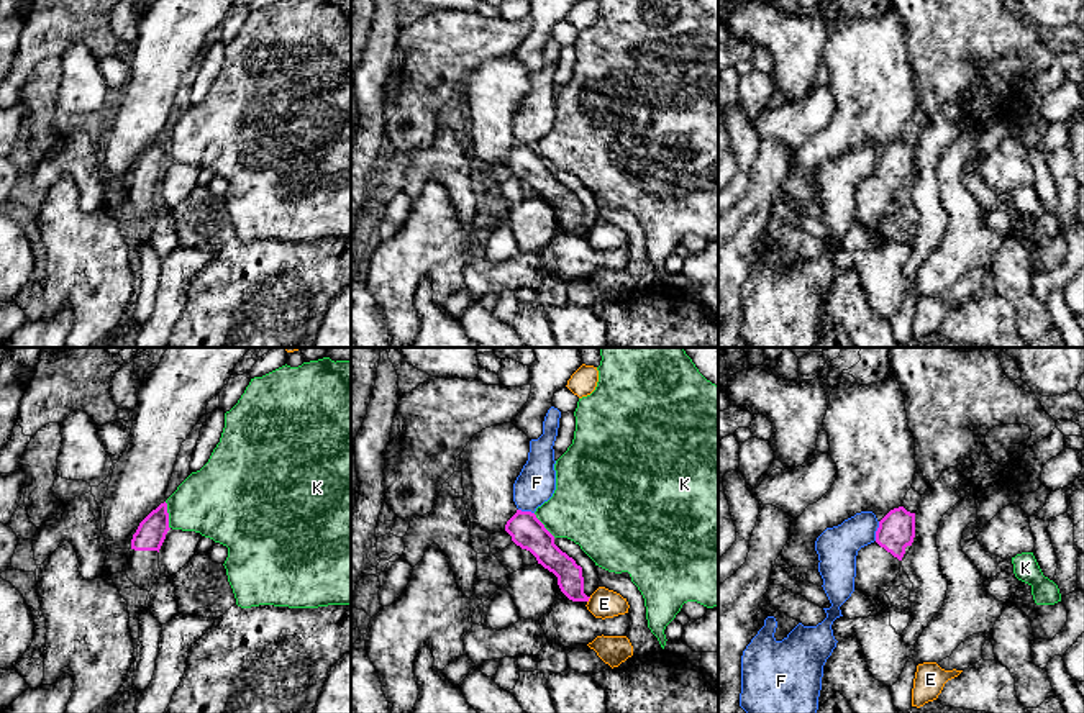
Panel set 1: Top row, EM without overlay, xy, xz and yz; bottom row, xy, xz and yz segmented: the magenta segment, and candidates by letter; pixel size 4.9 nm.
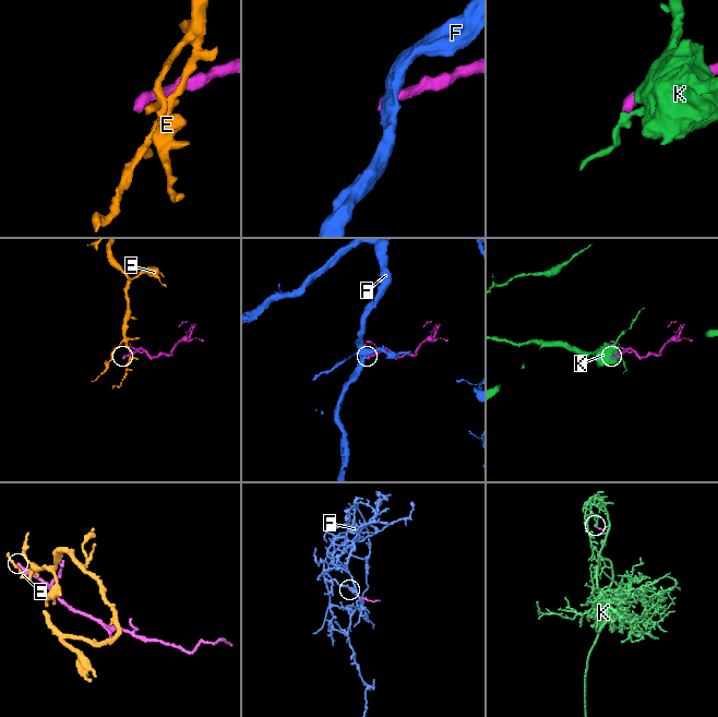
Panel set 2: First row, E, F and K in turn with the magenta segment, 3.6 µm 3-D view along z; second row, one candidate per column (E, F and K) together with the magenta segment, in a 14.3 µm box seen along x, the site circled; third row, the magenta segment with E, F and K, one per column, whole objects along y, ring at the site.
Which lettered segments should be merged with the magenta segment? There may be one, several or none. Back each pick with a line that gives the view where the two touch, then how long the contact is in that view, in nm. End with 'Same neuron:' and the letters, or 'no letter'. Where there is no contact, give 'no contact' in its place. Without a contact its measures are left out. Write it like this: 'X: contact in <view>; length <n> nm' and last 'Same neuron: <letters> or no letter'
Same neuron: no letter

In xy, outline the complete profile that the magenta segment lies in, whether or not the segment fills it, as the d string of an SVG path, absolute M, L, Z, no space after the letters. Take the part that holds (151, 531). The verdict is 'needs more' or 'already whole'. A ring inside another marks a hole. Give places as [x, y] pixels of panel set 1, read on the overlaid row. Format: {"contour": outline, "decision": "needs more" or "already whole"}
{"contour": "M161 503L138 526L126 554L126 575L143 590L151 590L161 579L159 549L169 531L167 503Z", "decision": "needs more"}

